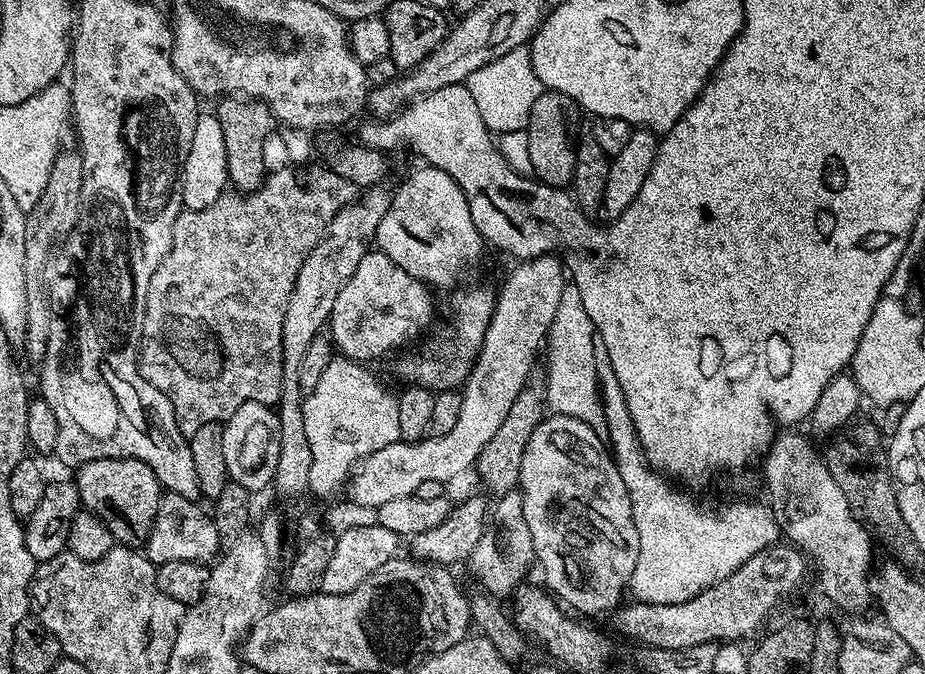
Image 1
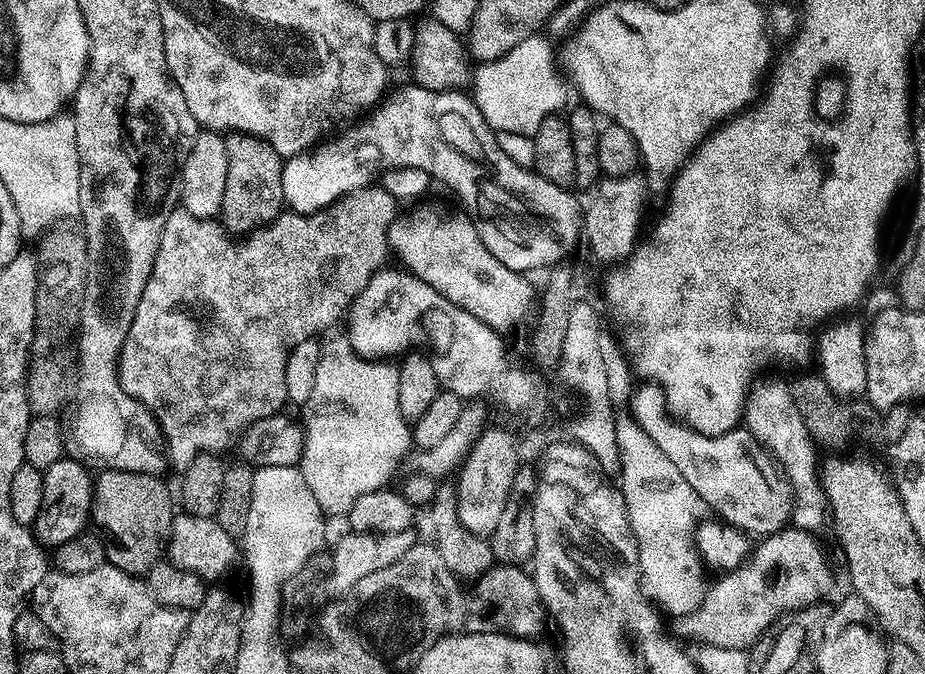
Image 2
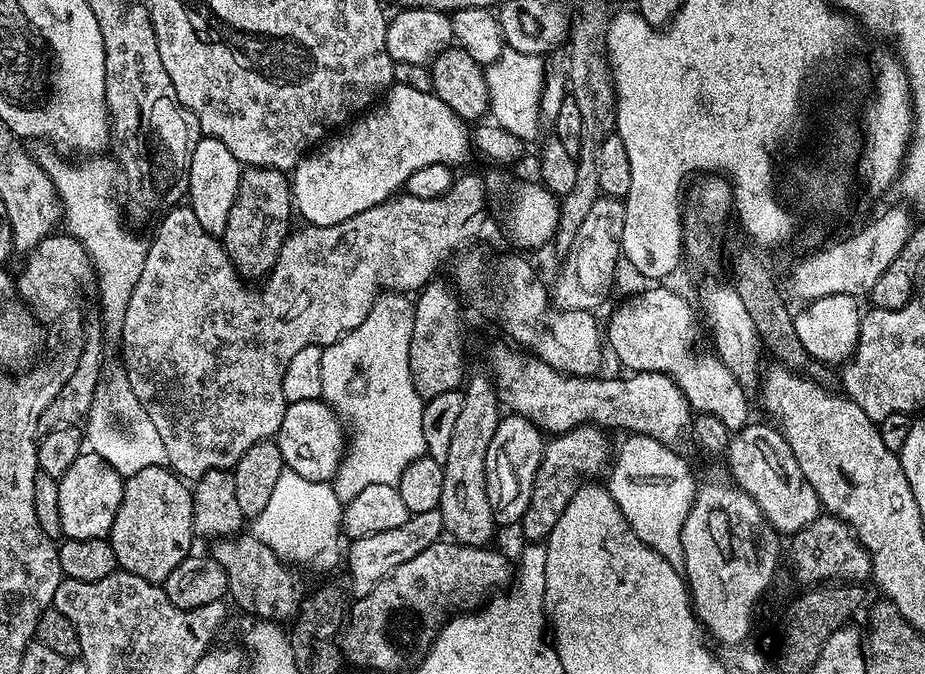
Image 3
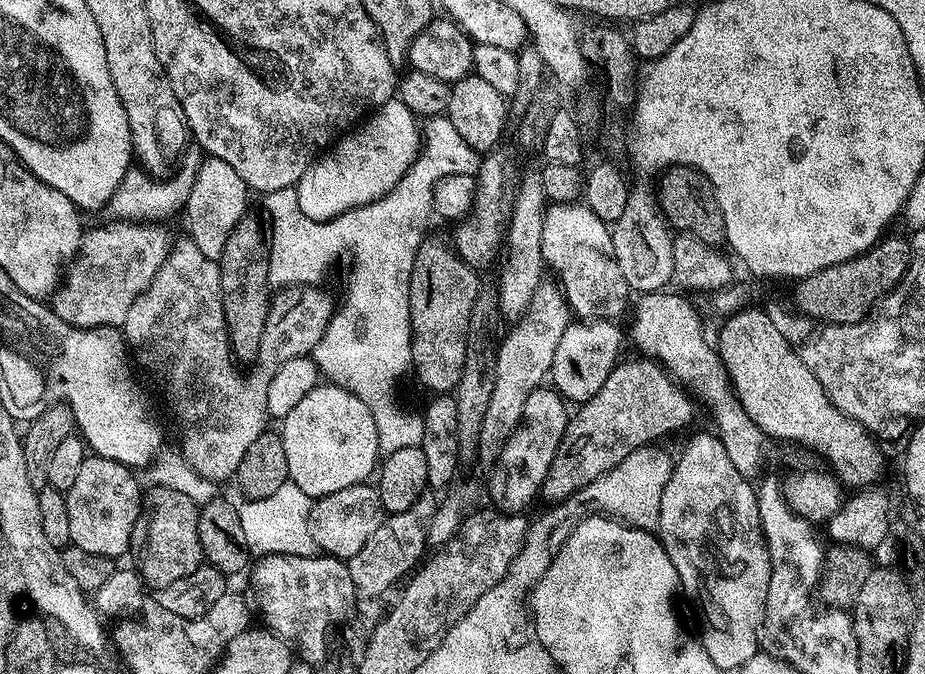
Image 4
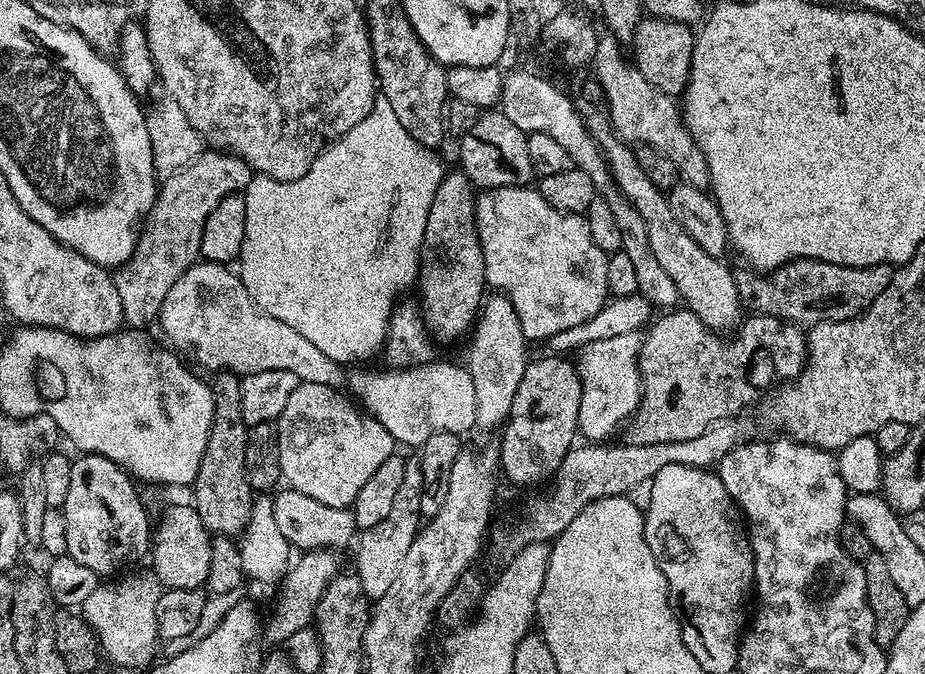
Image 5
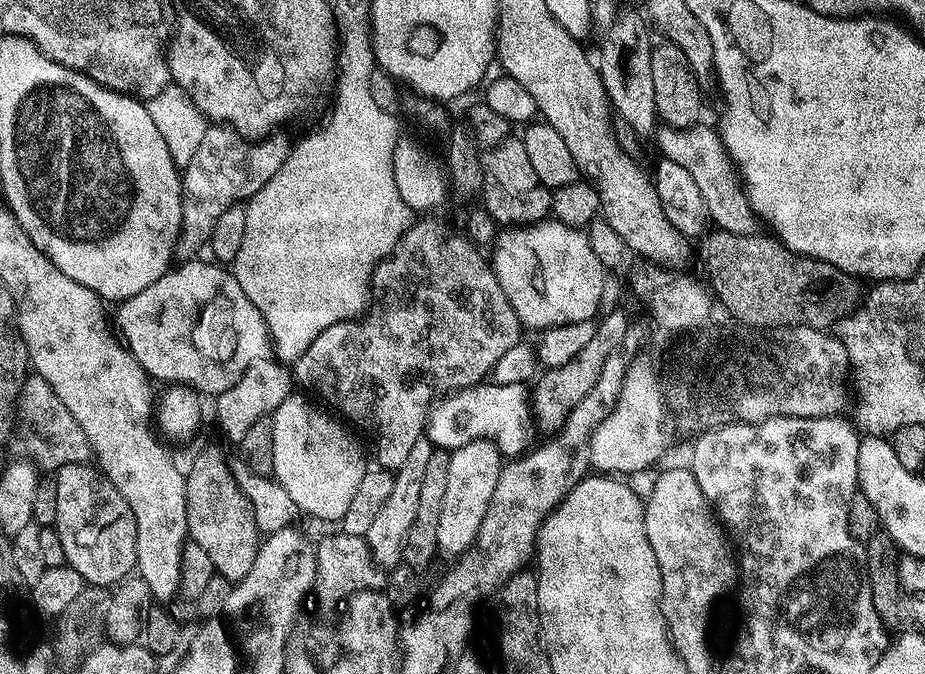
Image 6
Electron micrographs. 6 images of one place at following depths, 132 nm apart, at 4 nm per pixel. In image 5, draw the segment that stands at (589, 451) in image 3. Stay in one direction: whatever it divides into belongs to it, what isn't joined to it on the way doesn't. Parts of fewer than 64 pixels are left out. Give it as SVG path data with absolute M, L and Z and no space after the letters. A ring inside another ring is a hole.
M683 306L665 311L651 321L640 342L642 395L640 405L636 407L623 429L623 443L646 446L658 442L686 442L686 438L698 438L698 434L705 432L711 424L744 414L740 412L746 411L752 403L757 403L756 395L759 392L767 393L773 386L795 380L804 369L807 359L808 342L805 329L777 316L749 315L729 338L715 332L713 328L708 328L702 318L698 318L698 314L689 312Z

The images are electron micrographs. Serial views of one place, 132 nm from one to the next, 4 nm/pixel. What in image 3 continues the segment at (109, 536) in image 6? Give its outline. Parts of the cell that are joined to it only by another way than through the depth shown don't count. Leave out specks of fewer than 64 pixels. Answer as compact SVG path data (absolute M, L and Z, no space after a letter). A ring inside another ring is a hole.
M81 451L70 470L59 478L58 511L62 514L62 530L69 540L102 540L111 533L118 506L122 502L125 477L97 454Z

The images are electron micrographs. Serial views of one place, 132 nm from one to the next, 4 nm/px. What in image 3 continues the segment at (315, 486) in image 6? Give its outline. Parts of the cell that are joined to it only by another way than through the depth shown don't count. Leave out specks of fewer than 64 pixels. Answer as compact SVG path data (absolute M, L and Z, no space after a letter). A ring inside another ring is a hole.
M321 399L288 404L276 441L285 467L308 481L326 482L333 479L346 450L343 423Z

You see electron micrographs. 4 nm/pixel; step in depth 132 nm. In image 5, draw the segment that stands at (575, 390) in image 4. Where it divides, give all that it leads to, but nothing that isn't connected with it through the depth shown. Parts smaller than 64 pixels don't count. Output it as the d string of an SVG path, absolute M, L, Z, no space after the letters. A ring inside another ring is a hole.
M639 331L615 335L614 338L592 341L575 353L574 363L582 386L582 398L578 406L578 432L585 441L604 442L615 437L612 435L621 431L622 425L640 405L641 339Z

